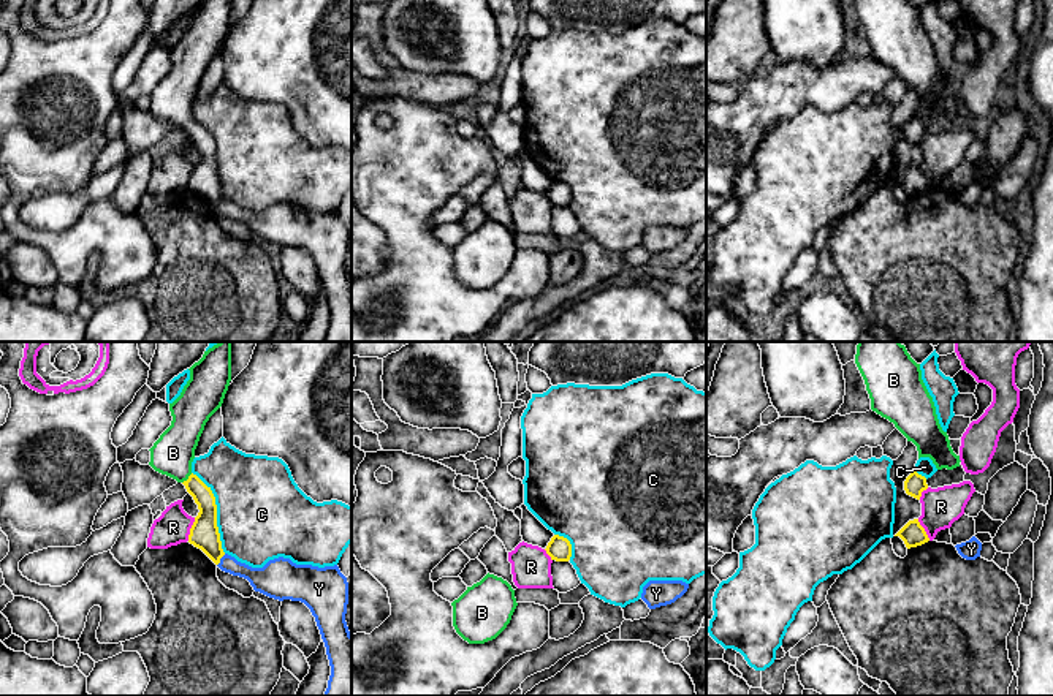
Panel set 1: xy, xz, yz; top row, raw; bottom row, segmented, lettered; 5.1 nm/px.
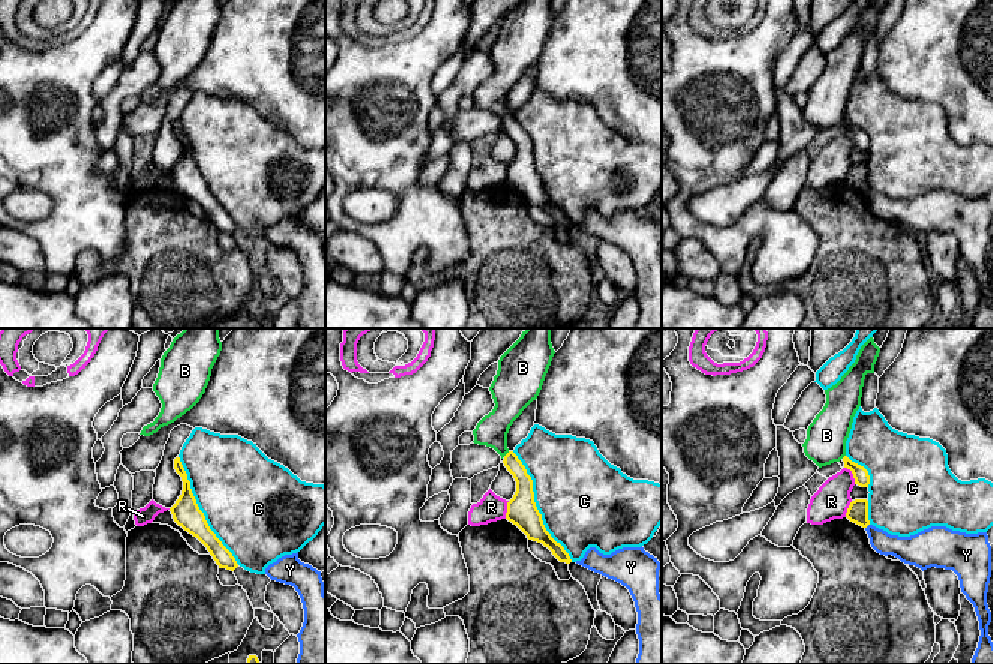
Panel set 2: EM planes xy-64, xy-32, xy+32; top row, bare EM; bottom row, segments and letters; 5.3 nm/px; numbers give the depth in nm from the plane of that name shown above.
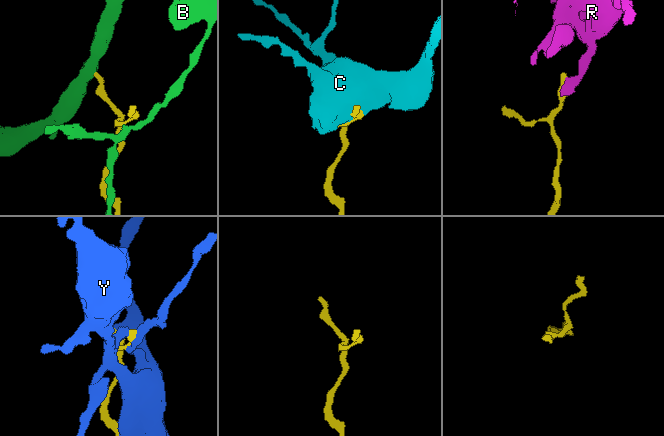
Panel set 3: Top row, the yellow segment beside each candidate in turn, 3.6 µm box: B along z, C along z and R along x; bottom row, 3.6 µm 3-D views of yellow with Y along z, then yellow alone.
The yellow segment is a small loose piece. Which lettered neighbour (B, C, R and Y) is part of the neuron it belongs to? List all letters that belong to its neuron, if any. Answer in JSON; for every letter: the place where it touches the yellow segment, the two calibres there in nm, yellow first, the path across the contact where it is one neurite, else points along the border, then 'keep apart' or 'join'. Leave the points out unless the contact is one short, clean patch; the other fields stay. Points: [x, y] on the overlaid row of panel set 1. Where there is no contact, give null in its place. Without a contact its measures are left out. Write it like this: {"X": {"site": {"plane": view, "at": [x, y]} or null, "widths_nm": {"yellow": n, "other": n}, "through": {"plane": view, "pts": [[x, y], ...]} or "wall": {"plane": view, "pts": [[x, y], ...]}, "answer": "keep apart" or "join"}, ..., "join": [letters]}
{"B": {"site": {"plane": "xy", "at": [189, 478]}, "widths_nm": {"yellow": 120, "other": 220}, "through": {"plane": "xy", "pts": [[205, 524], [205, 499], [189, 478], [176, 464], [173, 453]]}, "answer": "join"}, "C": {"site": {"plane": "xy", "at": [216, 513]}, "widths_nm": {"yellow": 150, "other": 460}, "answer": "keep apart"}, "R": {"site": {"plane": "xy", "at": [190, 529]}, "widths_nm": {"yellow": 150, "other": 180}, "answer": "keep apart"}, "Y": {"site": {"plane": "xy", "at": [219, 560]}, "widths_nm": {"yellow": 150, "other": 130}, "answer": "keep apart"}, "join": ["B"]}

